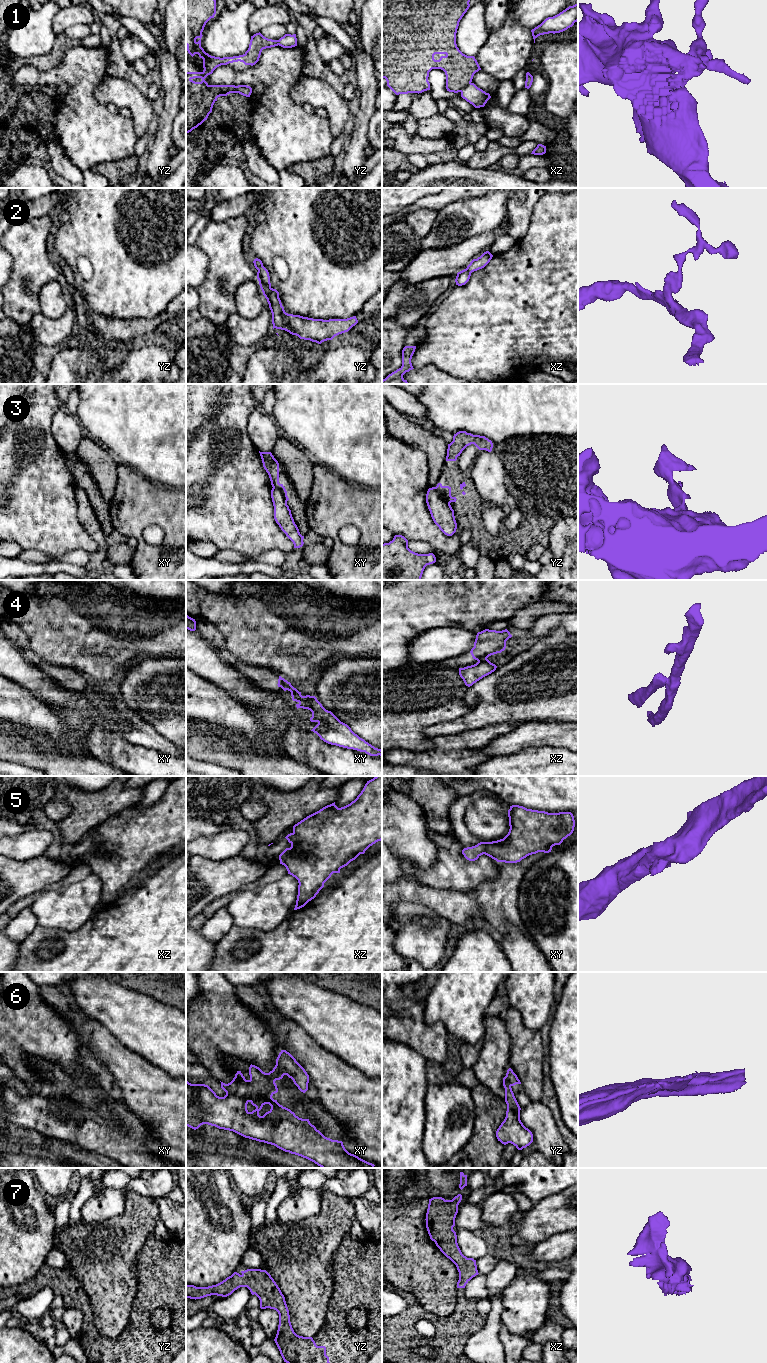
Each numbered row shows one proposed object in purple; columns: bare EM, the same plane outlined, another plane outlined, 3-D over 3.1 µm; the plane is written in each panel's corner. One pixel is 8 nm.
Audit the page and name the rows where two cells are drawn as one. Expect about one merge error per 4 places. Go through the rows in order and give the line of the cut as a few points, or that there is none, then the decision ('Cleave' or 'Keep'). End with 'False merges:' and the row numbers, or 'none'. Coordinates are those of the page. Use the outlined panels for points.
1: Split along xz (470, 82), (460, 91). Cleave
2: No split. Keep
3: Split along xy (273, 486), (280, 490), (286, 502). Cleave
4: Split along xz (486, 658), (478, 661). Cleave
5: No split. Keep
6: Split along xy (265, 1073), (274, 1082). Cleave
7: No split. Keep
False merges: 1, 3, 4, 6

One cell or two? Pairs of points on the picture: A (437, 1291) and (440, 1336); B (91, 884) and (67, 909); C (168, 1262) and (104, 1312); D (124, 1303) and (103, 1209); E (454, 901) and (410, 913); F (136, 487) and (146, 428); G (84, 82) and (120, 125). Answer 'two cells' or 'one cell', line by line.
A: two cells
B: one cell
C: two cells
D: two cells
E: two cells
F: two cells
G: one cell

